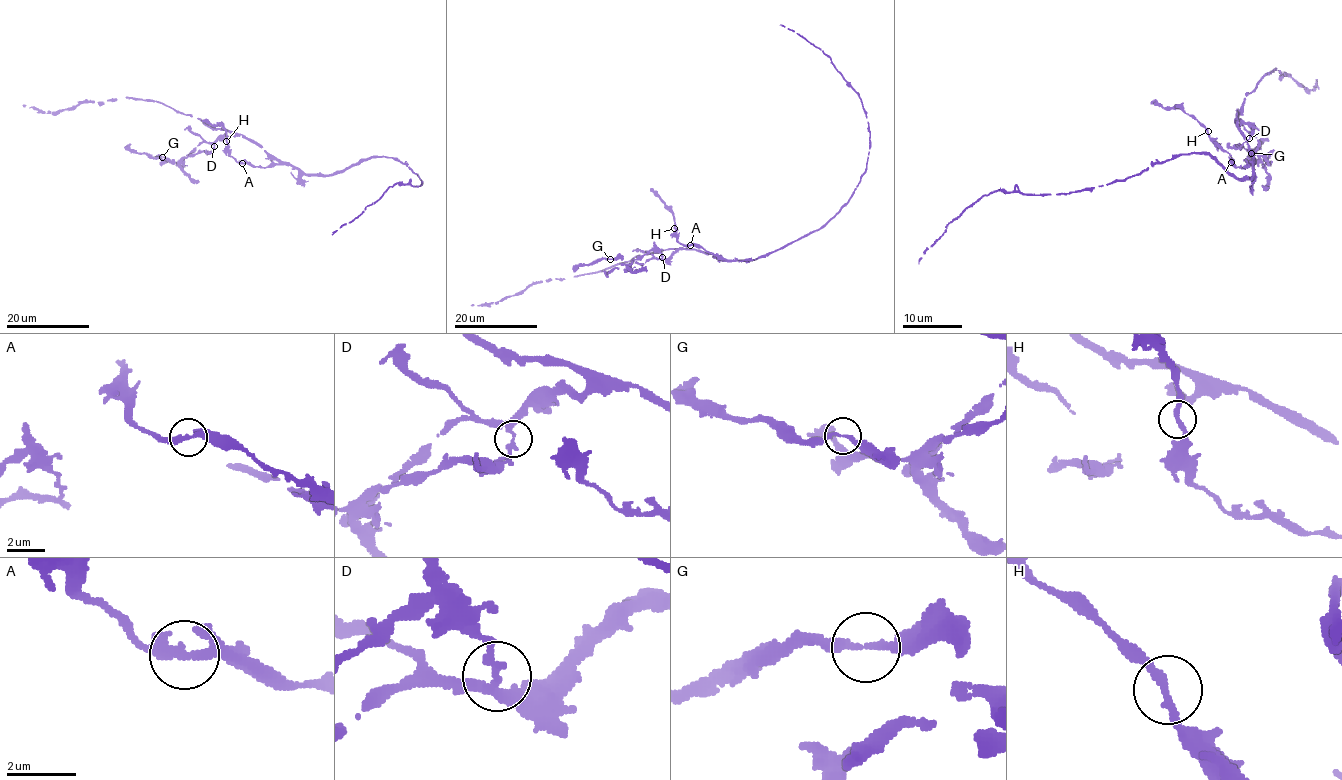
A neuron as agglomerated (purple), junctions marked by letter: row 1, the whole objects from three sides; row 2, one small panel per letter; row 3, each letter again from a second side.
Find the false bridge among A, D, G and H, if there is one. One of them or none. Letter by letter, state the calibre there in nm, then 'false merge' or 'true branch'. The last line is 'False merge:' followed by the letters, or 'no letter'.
A: 200 nm thick; true branch
D: 170 nm thick; true branch
G: 170 nm thick; true branch
H: 200 nm thick; true branch
False merge: no letter

